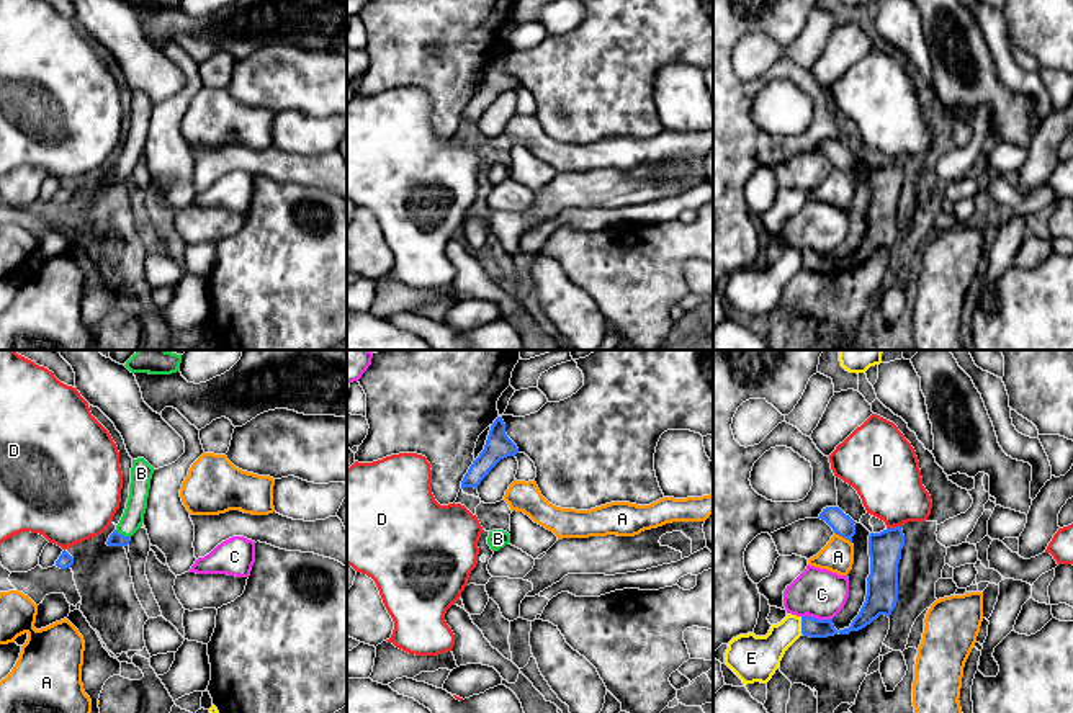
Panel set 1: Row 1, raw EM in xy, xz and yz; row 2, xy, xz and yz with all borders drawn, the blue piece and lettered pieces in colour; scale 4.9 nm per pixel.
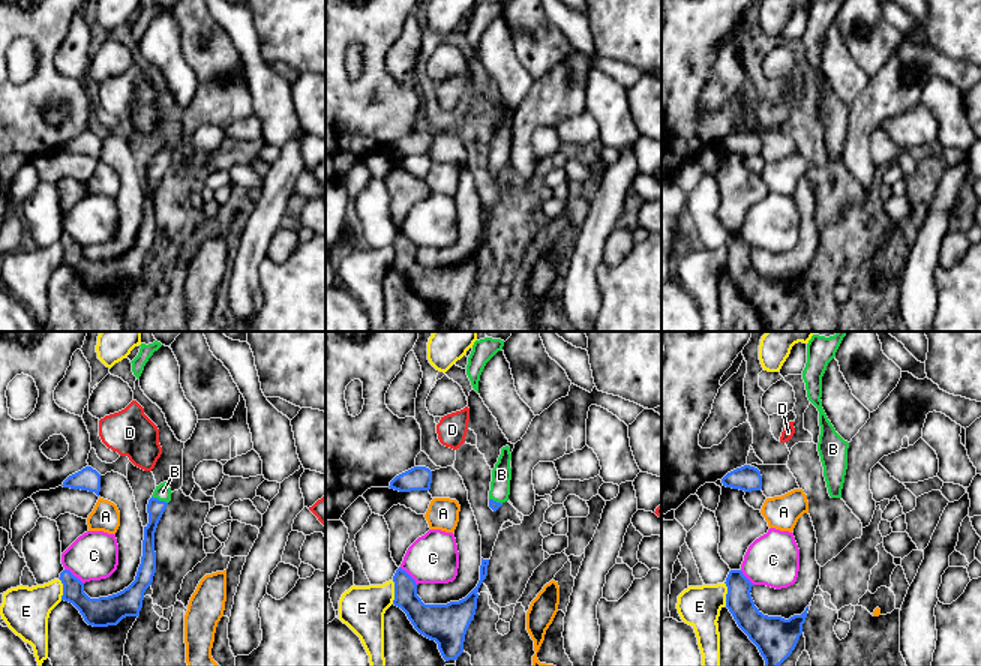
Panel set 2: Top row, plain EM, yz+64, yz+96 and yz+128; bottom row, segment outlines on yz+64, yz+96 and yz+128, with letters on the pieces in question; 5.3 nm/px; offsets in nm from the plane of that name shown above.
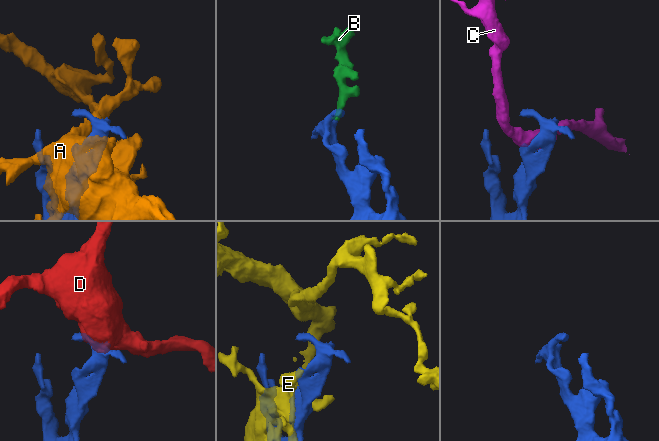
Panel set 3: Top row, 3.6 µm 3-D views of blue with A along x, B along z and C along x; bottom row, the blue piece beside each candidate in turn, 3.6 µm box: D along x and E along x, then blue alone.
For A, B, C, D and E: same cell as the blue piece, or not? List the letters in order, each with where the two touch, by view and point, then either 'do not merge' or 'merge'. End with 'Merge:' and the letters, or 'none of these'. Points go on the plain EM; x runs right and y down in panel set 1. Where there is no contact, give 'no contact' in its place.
A: yz (843, 170) | do not merge
B: xy (123, 169) | merge
C: yz (817, 252) | do not merge
D: yz (895, 161) | do not merge
E: yz (802, 259) | do not merge
Merge: B

